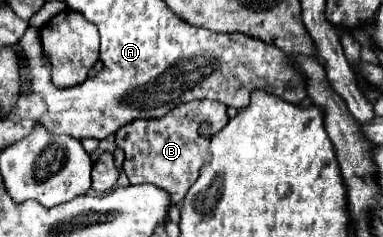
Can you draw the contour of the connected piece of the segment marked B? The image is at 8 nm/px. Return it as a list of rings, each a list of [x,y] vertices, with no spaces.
[[[200,99],[176,105],[158,119],[136,119],[120,127],[116,133],[116,147],[126,153],[124,171],[132,185],[150,183],[164,189],[172,203],[180,203],[190,185],[198,179],[202,165],[208,161],[210,139],[228,123],[226,105],[220,101]]]

